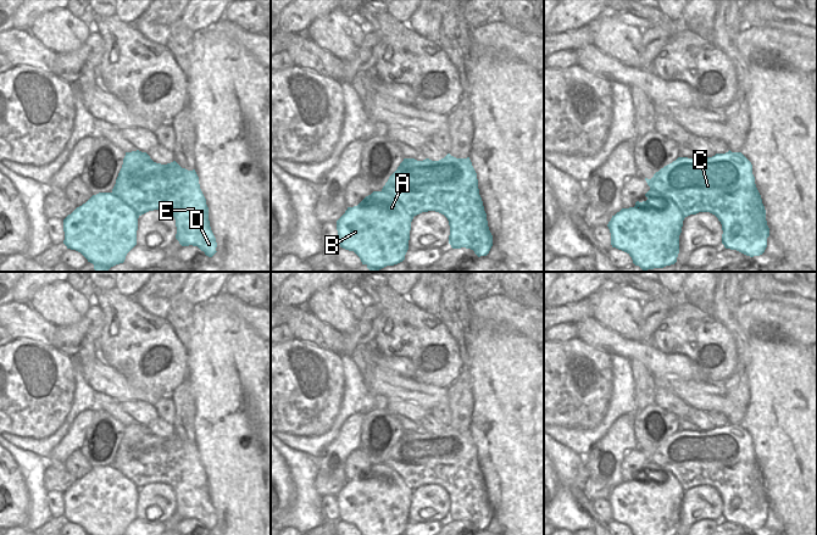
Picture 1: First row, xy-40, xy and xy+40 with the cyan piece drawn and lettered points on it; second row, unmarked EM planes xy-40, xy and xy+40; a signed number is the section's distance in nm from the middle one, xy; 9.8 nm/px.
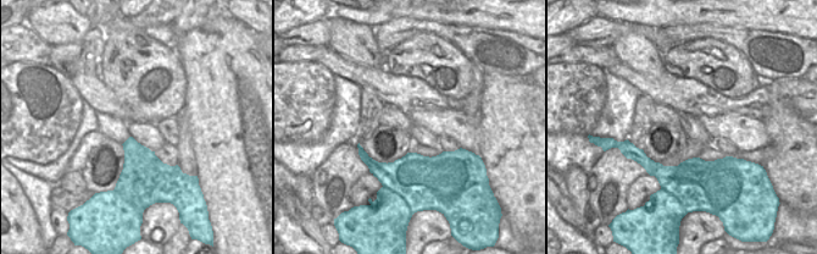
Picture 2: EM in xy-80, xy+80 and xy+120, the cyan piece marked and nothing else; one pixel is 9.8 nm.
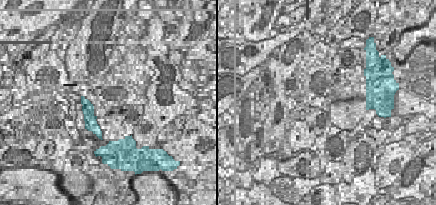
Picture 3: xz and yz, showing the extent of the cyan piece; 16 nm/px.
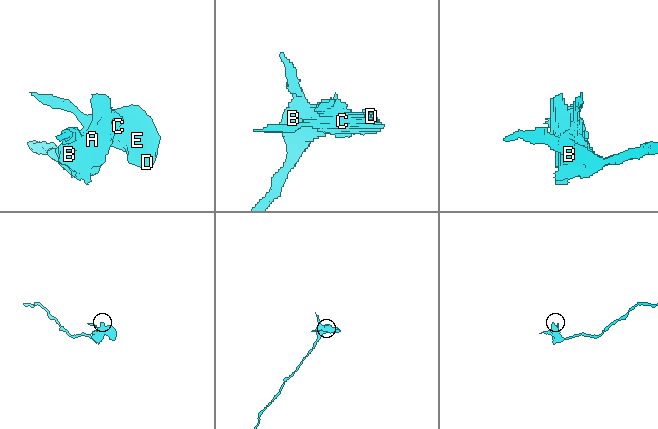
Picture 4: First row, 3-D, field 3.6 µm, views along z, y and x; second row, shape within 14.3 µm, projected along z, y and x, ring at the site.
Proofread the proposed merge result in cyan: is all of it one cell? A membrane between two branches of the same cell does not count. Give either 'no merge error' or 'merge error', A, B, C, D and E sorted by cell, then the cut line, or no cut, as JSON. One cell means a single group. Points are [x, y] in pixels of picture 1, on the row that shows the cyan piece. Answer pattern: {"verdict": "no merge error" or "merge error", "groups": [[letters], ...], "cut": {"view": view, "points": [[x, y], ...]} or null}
{"verdict": "merge error", "groups": [["A", "B"], ["C", "D", "E"]], "cut": {"view": "xy+40", "points": [[650, 188], [667, 195], [684, 217]]}}

